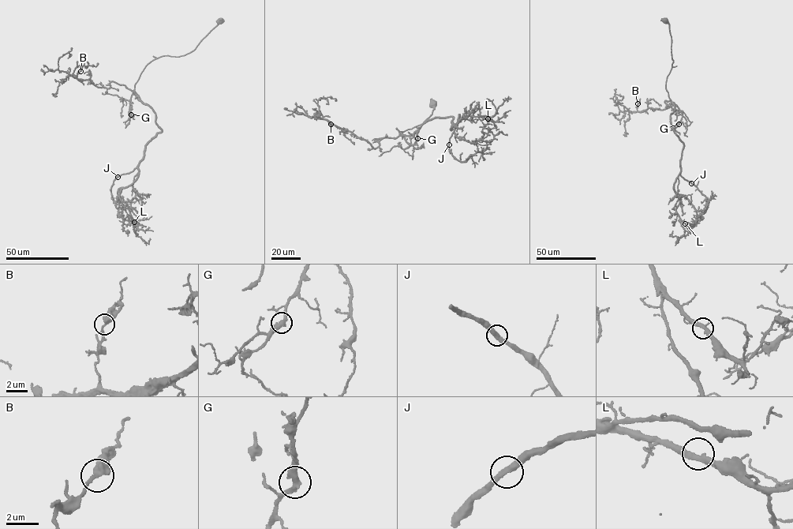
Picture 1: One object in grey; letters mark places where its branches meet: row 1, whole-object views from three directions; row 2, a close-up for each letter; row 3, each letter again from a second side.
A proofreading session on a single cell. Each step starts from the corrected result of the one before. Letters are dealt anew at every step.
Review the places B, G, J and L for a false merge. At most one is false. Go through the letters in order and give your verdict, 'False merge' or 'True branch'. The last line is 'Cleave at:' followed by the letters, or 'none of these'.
B: True branch
G: True branch
J: True branch
L: True branch
Cleave at: none of these

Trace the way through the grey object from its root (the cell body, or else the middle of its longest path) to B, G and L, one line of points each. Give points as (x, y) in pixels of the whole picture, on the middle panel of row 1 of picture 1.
B: (432, 103), (431, 115), (422, 124), (402, 132), (396, 128), (409, 136), (375, 138), (375, 148), (331, 124)
G: (432, 103), (434, 108), (431, 115), (422, 124), (402, 132), (396, 128), (409, 144), (414, 144), (417, 138)
L: (432, 103), (398, 132), (488, 118)

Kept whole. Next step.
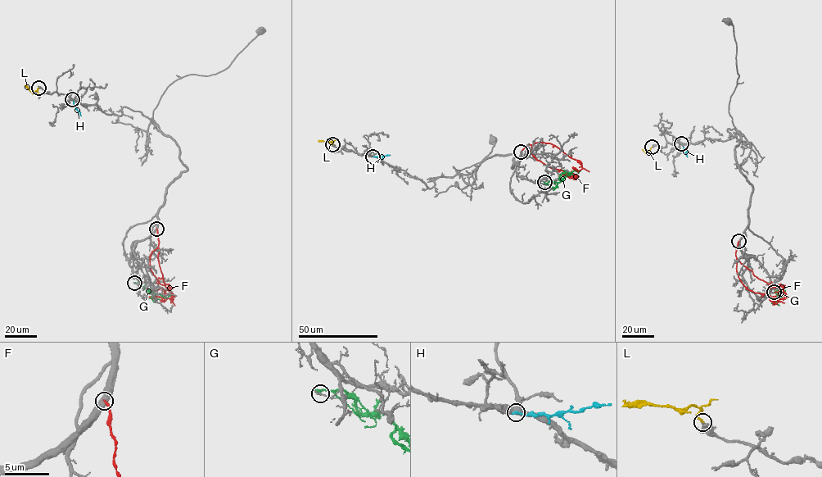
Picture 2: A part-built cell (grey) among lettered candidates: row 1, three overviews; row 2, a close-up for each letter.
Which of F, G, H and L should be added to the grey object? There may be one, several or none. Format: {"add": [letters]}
{"add": ["L"]}

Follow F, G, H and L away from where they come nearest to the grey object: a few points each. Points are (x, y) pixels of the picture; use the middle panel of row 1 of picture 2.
F: (521, 151), (530, 144), (534, 157), (552, 168), (573, 174), (576, 179), (570, 178), (567, 173), (562, 175)
G: (544, 182), (555, 188), (565, 174), (573, 170), (578, 173)
H: (372, 156), (390, 155)
L: (332, 144), (331, 142), (318, 140)

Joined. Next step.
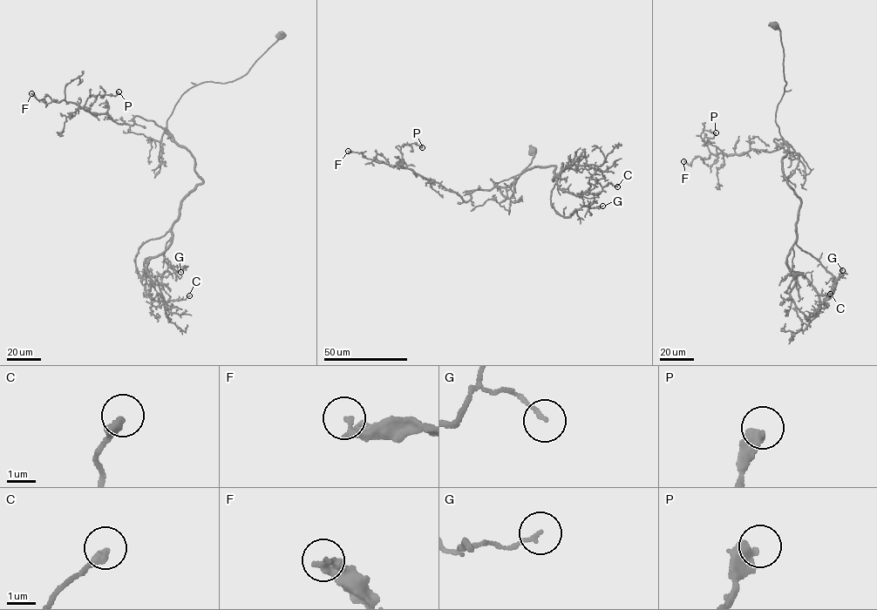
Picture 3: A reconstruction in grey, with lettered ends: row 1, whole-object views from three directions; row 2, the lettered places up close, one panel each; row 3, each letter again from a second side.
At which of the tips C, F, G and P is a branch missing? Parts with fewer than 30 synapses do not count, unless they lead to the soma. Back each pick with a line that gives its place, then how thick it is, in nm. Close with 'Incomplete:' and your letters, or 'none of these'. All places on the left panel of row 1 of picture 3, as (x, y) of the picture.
Incomplete: none of these

